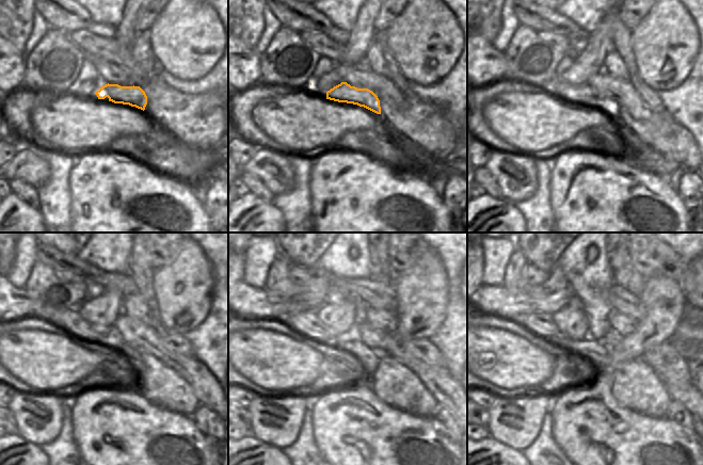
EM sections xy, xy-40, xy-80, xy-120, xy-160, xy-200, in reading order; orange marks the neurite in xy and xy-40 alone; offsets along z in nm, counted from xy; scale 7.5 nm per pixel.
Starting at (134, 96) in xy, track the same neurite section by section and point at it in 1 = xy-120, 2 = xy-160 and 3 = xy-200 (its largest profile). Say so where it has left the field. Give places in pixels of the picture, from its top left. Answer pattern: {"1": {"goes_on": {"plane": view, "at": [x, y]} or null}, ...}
{"1": {"goes_on": {"plane": "xy-120", "at": [69, 320]}}, "2": {"goes_on": {"plane": "xy-160", "at": [306, 322]}}, "3": {"goes_on": {"plane": "xy-200", "at": [542, 324]}}}

